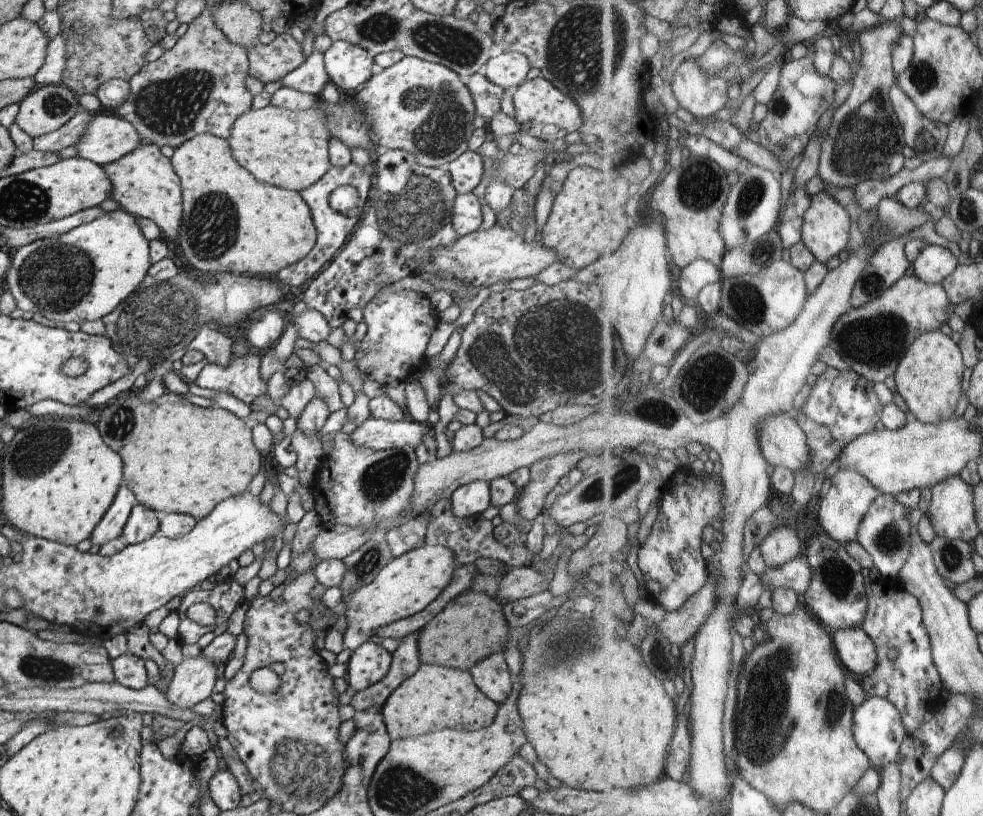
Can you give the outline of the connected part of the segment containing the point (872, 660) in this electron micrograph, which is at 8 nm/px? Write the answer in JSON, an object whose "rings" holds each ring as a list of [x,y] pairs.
{"rings":[[[861,625],[836,629],[838,654],[849,670],[858,674],[872,674],[878,666],[876,639]]]}

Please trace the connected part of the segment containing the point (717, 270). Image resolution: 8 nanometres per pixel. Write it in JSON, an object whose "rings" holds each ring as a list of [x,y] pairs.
{"rings":[[[699,259],[682,270],[680,290],[687,298],[698,300],[706,286],[724,278],[721,268],[708,259]]]}

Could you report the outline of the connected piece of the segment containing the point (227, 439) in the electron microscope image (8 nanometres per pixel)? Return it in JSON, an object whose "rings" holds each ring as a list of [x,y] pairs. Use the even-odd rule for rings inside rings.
{"rings":[[[138,390],[122,391],[117,397],[98,408],[96,428],[104,442],[117,450],[123,460],[123,484],[134,493],[138,503],[160,513],[184,513],[197,521],[208,516],[230,496],[246,491],[248,484],[260,470],[262,454],[254,446],[253,429],[229,410],[200,407],[181,395],[166,390],[151,402],[139,398]],[[116,408],[118,408],[118,447],[116,447]]]}

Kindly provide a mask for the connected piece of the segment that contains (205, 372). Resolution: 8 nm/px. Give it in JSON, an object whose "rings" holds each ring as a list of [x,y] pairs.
{"rings":[[[252,348],[247,355],[231,353],[227,366],[208,363],[200,370],[195,380],[200,388],[226,392],[240,402],[250,405],[260,394],[268,391],[268,382],[264,384],[260,377],[261,356]]]}

